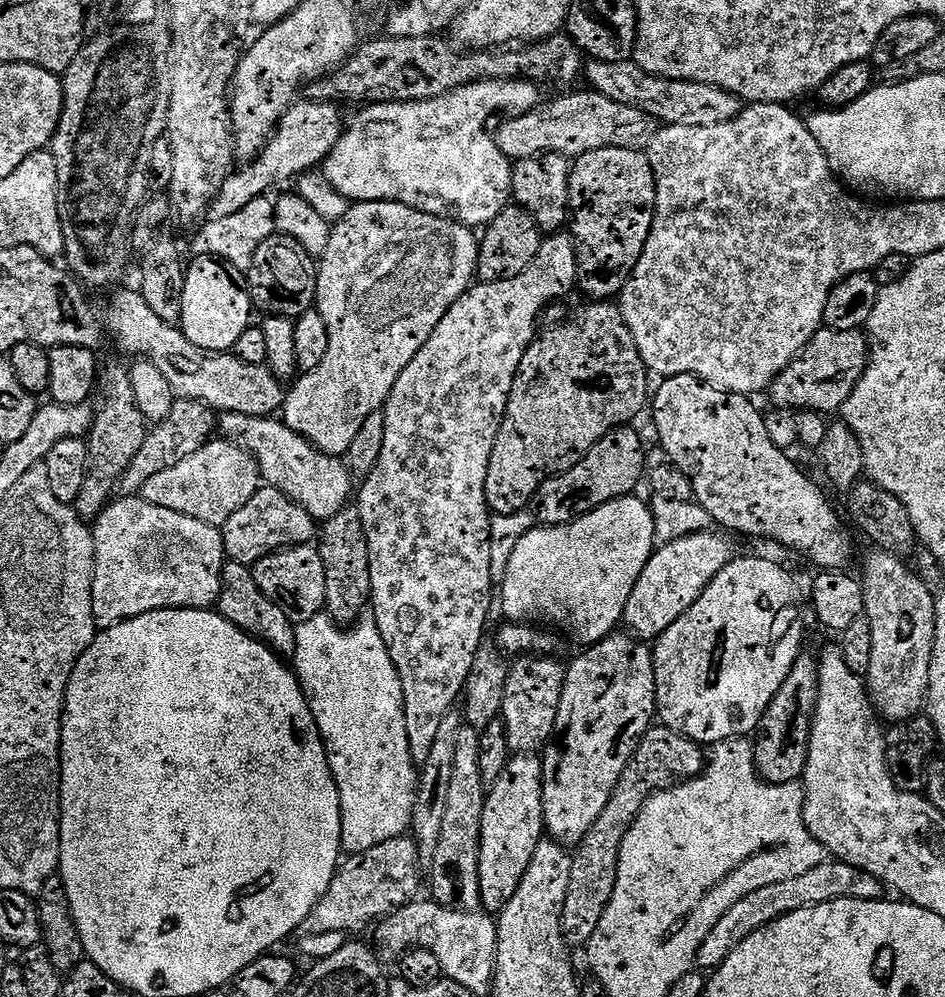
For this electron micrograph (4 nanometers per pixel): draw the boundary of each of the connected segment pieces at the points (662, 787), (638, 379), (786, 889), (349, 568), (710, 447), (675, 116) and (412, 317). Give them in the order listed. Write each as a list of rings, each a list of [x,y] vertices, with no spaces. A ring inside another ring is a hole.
[[[663,726],[649,728],[622,778],[618,778],[618,786],[614,786],[610,802],[606,802],[606,810],[602,810],[598,822],[590,826],[586,838],[575,849],[570,874],[572,896],[612,896],[616,881],[612,877],[612,848],[616,848],[616,844],[622,846],[622,838],[628,832],[628,827],[635,824],[642,806],[657,792],[669,791],[678,784],[695,779],[705,767],[706,752],[701,745]]]
[[[588,302],[576,318],[578,325],[537,335],[518,366],[486,474],[486,502],[497,516],[525,511],[547,480],[570,470],[607,432],[631,425],[632,419],[649,403],[650,373],[622,318],[619,303]]]
[[[825,862],[817,866],[814,870],[808,870],[798,878],[790,878],[790,882],[774,882],[774,886],[762,886],[754,894],[742,898],[742,902],[735,904],[727,914],[720,919],[718,926],[710,930],[706,942],[695,956],[696,963],[702,969],[715,970],[726,962],[728,956],[735,953],[736,948],[750,934],[754,934],[758,929],[765,928],[770,922],[782,918],[786,914],[794,914],[794,910],[806,910],[819,904],[825,904],[828,900],[837,899],[836,892],[836,868],[837,865],[832,862]]]
[[[356,506],[343,508],[334,518],[323,521],[318,532],[320,557],[326,570],[327,615],[344,626],[352,626],[361,619],[360,611],[370,604],[370,554],[366,534],[362,526],[360,509]]]
[[[669,376],[663,381],[660,389],[655,389],[650,400],[650,408],[656,411],[656,436],[660,439],[660,444],[664,447],[664,452],[669,461],[675,464],[682,474],[692,483],[692,495],[695,503],[701,504],[718,523],[724,528],[729,528],[732,532],[737,532],[740,536],[761,536],[764,540],[773,540],[776,544],[781,544],[784,548],[793,548],[796,552],[801,552],[812,564],[817,564],[820,570],[840,570],[845,567],[844,563],[852,556],[852,540],[848,537],[846,529],[840,525],[838,517],[832,513],[832,504],[824,497],[824,492],[783,452],[776,448],[772,441],[772,436],[768,433],[768,424],[764,421],[764,416],[752,405],[753,401],[747,396],[734,396],[730,392],[720,392],[716,388],[711,388],[697,376]]]
[[[592,60],[589,65],[586,68],[586,80],[588,76],[587,87],[591,91],[601,92],[614,102],[622,102],[622,106],[634,106],[664,126],[722,126],[736,119],[742,111],[742,101],[733,92],[689,80],[665,80],[663,76],[651,76],[643,72],[636,62],[607,64]]]
[[[375,200],[369,204],[356,202],[349,207],[348,213],[341,220],[335,221],[331,225],[330,242],[318,258],[316,303],[314,305],[315,311],[322,314],[322,322],[326,326],[328,353],[315,365],[312,371],[316,372],[310,373],[309,376],[302,377],[303,375],[301,375],[291,385],[293,388],[287,389],[282,409],[284,424],[327,456],[340,458],[347,455],[354,438],[357,438],[358,432],[362,429],[363,423],[383,409],[384,403],[388,401],[388,396],[392,392],[394,382],[398,382],[402,370],[406,370],[406,366],[412,361],[414,354],[418,354],[418,350],[422,350],[422,346],[426,346],[426,342],[430,338],[430,334],[434,334],[438,322],[442,322],[442,318],[450,310],[450,306],[454,306],[456,299],[463,292],[468,291],[476,276],[478,242],[476,238],[472,238],[473,233],[459,222],[453,222],[451,219],[448,219],[449,221],[439,220],[438,217],[427,216],[426,213],[427,211],[407,208],[406,205],[391,200]]]

